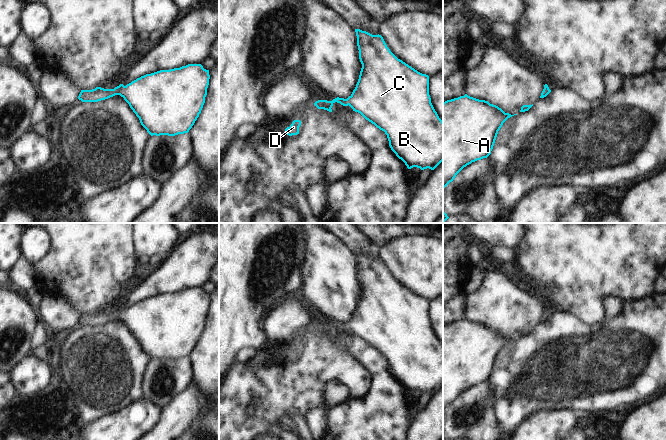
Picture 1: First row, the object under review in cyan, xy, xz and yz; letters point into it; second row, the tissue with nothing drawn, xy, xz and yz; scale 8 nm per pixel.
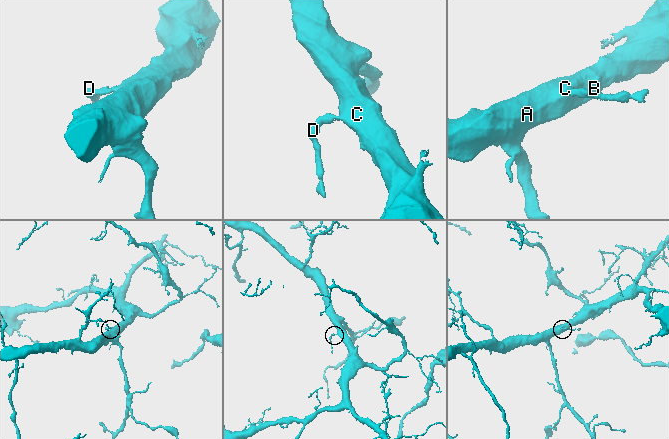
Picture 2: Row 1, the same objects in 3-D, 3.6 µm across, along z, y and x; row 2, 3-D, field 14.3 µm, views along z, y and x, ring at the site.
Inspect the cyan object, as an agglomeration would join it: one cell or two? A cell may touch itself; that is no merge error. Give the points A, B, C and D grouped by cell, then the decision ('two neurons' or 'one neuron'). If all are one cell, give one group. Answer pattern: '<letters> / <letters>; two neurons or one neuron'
A B C D; one neuron

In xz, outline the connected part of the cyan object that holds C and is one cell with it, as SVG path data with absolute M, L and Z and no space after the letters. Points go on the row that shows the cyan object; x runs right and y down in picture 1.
M355 29L355 32L362 64L355 89L347 99L318 100L314 105L329 112L332 112L335 102L349 105L353 111L385 132L391 150L408 169L434 170L443 161L443 121L431 103L429 76L398 59L381 35L372 35L360 29Z

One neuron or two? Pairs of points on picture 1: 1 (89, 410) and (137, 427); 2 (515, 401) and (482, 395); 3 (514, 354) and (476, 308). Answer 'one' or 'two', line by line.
1: two
2: two
3: two

